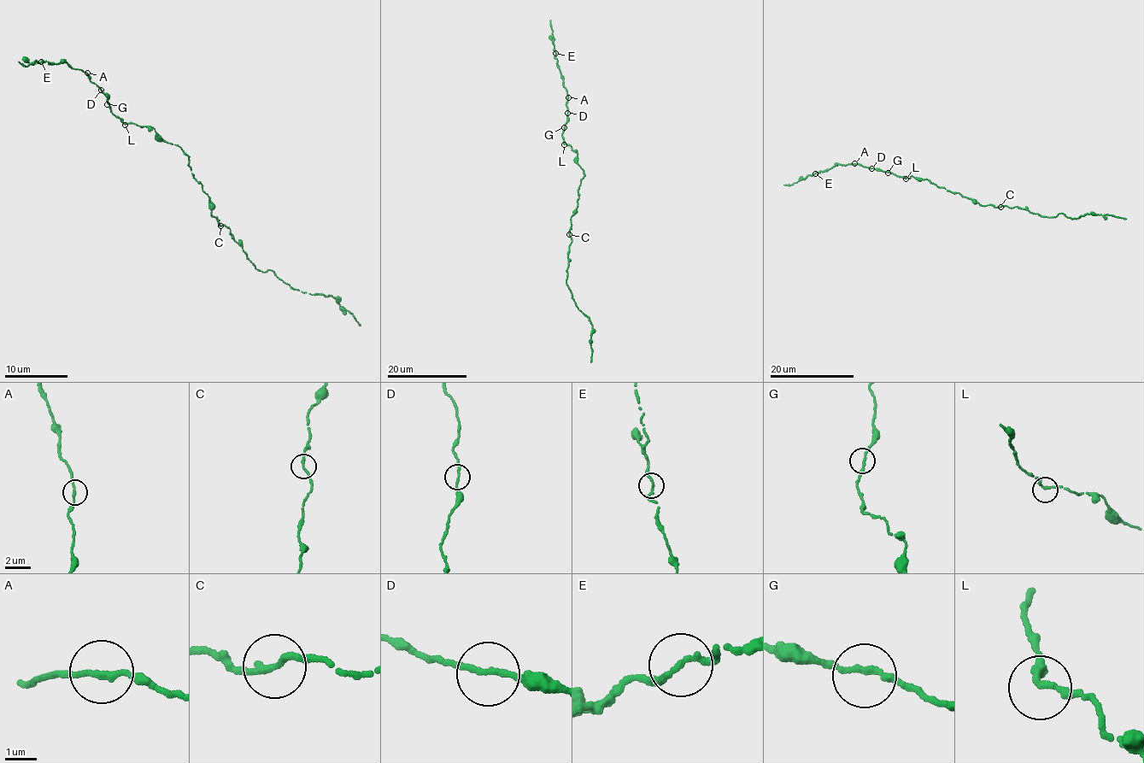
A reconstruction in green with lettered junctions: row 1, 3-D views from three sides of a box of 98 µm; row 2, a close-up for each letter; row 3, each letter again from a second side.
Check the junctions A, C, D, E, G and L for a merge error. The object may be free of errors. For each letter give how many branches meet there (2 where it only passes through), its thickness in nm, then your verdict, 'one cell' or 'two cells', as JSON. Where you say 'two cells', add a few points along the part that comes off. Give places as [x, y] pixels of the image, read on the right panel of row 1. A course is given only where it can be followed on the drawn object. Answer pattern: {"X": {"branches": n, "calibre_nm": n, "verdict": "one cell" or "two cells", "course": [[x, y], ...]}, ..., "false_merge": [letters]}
{"A": {"branches": 2, "calibre_nm": 180, "verdict": "one cell"}, "C": {"branches": 2, "calibre_nm": 200, "verdict": "one cell"}, "D": {"branches": 2, "calibre_nm": 180, "verdict": "one cell"}, "E": {"branches": 2, "calibre_nm": 190, "verdict": "one cell"}, "G": {"branches": 2, "calibre_nm": 200, "verdict": "one cell"}, "L": {"branches": 2, "calibre_nm": 220, "verdict": "one cell"}, "false_merge": []}

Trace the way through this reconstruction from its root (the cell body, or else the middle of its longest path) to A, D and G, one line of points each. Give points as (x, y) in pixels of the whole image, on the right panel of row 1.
A: (950, 192), (927, 179), (917, 179), (911, 175), (899, 177), (854, 163)
D: (950, 192), (927, 179), (917, 179), (911, 175), (899, 177), (871, 168)
G: (950, 192), (927, 179), (917, 179), (911, 175), (899, 177), (888, 173)

